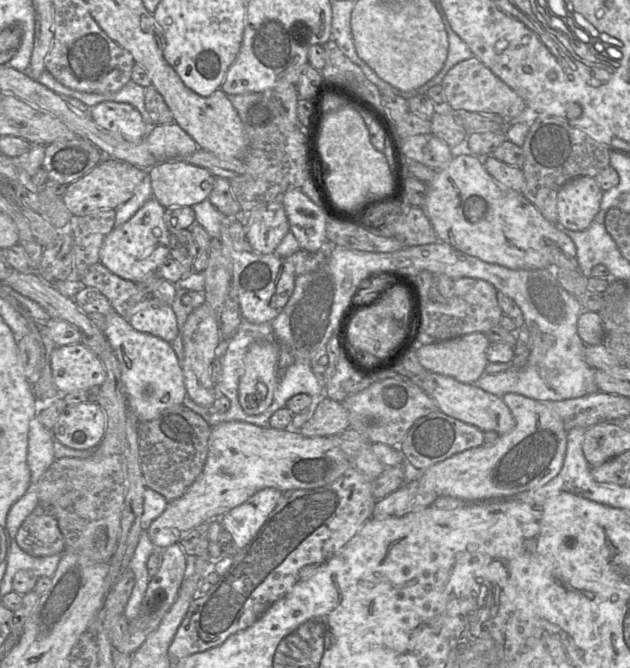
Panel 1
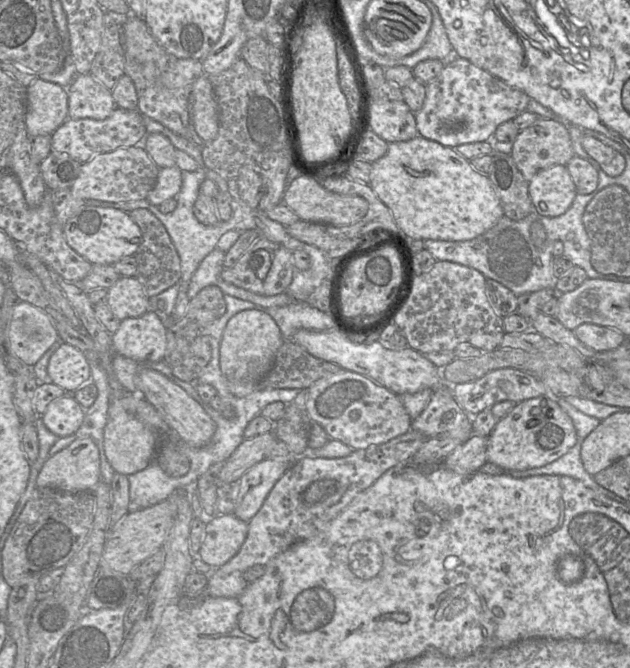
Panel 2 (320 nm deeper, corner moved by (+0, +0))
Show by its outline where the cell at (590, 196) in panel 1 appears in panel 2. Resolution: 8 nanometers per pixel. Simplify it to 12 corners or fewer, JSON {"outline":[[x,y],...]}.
{"outline":[[566,165],[528,186],[536,212],[564,214],[578,194]]}

